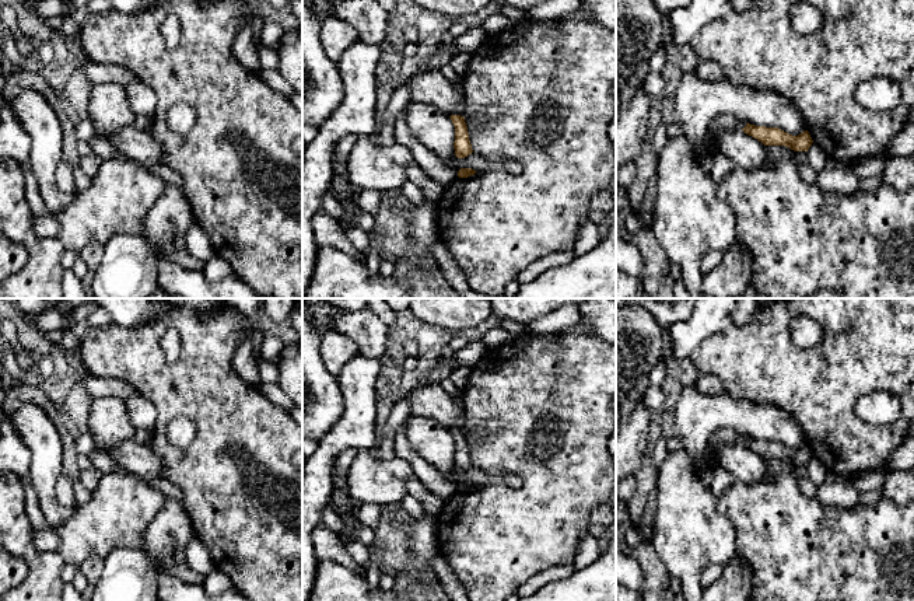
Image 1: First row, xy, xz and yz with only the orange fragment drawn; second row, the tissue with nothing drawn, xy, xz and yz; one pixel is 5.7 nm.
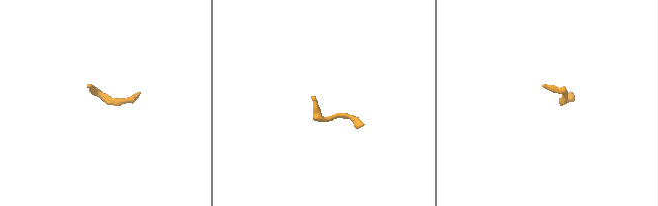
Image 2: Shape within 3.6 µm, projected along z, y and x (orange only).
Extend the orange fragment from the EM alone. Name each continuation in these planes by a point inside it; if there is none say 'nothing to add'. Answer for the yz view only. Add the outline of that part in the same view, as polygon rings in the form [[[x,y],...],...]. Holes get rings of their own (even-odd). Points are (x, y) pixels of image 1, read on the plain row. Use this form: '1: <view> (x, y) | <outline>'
1: yz (718, 439) | [[[721,427],[710,436],[708,445],[718,451],[726,444],[743,443],[745,440],[746,437],[738,431],[728,427]]]

